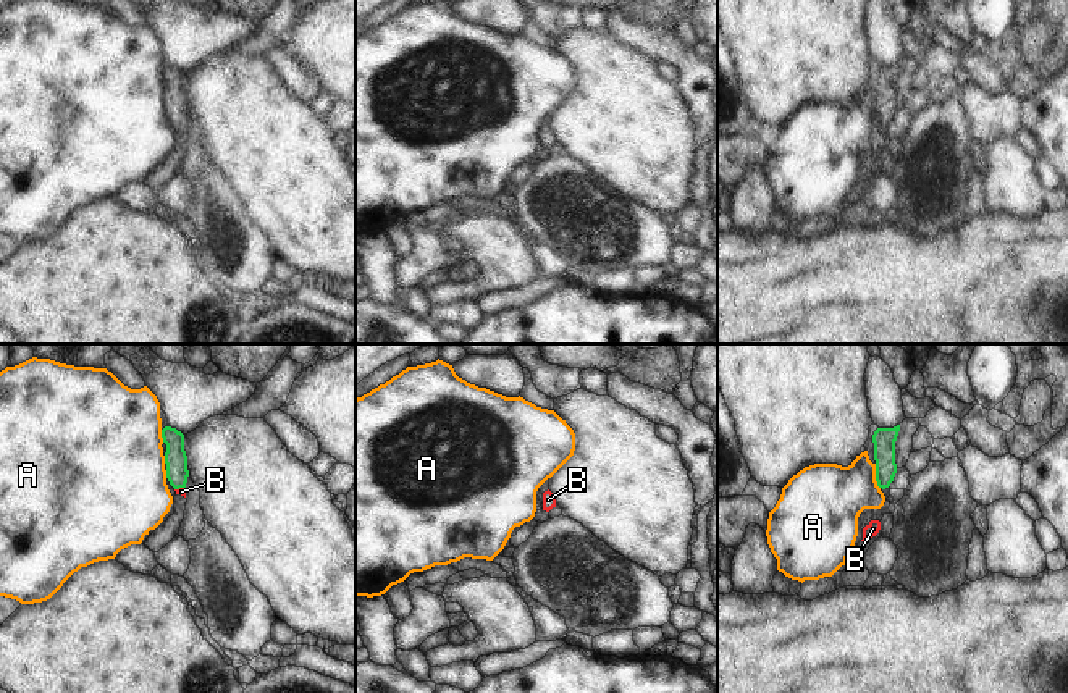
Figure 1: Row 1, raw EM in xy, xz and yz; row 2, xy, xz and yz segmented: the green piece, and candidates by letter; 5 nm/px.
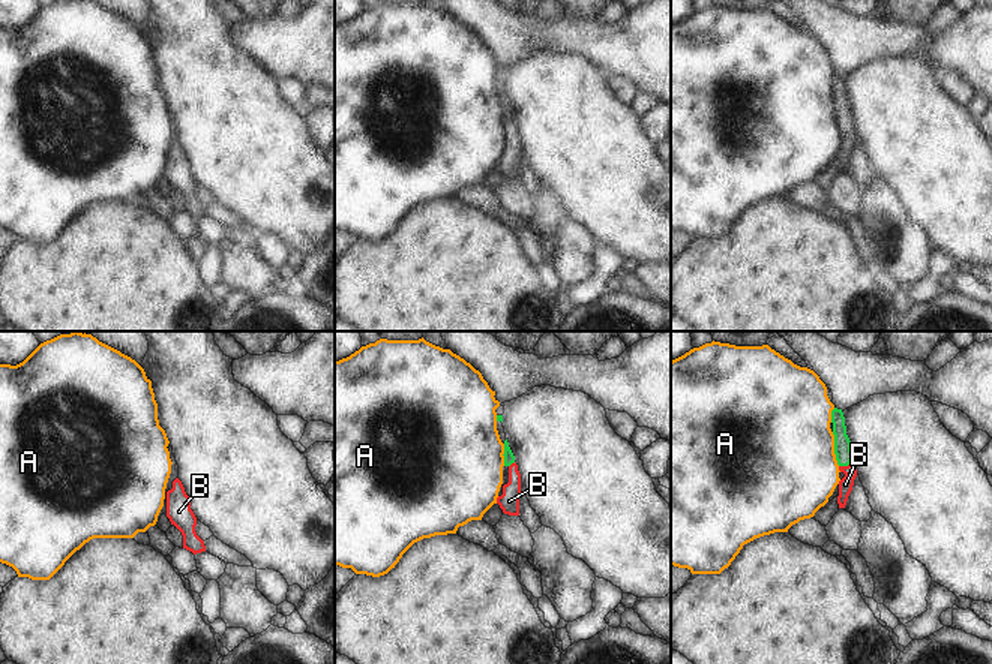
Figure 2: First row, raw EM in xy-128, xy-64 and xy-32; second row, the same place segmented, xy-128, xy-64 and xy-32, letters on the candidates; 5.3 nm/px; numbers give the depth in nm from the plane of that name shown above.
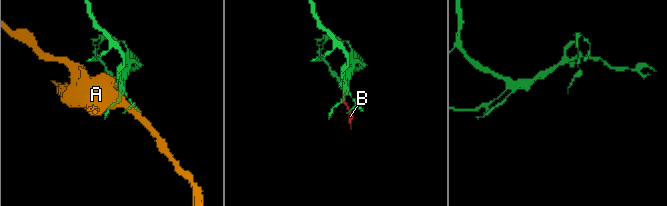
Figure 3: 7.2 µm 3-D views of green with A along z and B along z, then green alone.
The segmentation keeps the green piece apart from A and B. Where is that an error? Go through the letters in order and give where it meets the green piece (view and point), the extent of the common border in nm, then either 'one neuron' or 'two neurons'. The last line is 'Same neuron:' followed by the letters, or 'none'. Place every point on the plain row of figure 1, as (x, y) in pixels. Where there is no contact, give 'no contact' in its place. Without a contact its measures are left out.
A: yz (876, 115) | 130 nm | two neurons
B: xy (180, 125) | 60 nm | one neuron
Same neuron: B

